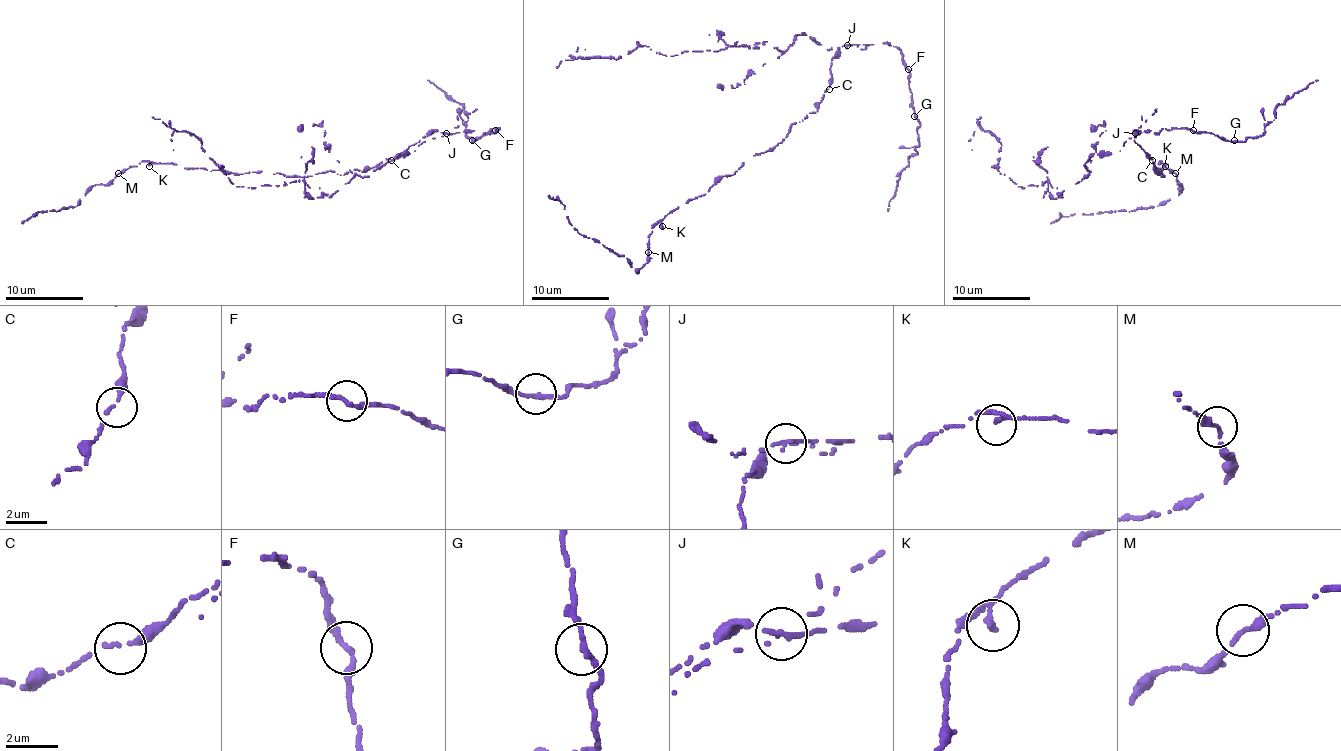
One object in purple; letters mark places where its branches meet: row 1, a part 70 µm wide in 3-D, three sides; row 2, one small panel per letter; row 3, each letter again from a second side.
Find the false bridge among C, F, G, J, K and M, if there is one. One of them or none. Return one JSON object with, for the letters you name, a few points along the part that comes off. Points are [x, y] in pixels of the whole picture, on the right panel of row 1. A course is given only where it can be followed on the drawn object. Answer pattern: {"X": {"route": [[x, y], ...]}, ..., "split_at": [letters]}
{"J": {"route": [[1134, 133], [1093, 154], [1055, 198], [1048, 179], [1019, 187], [997, 169], [989, 131], [974, 131], [971, 150]]}, "split_at": ["J"]}

